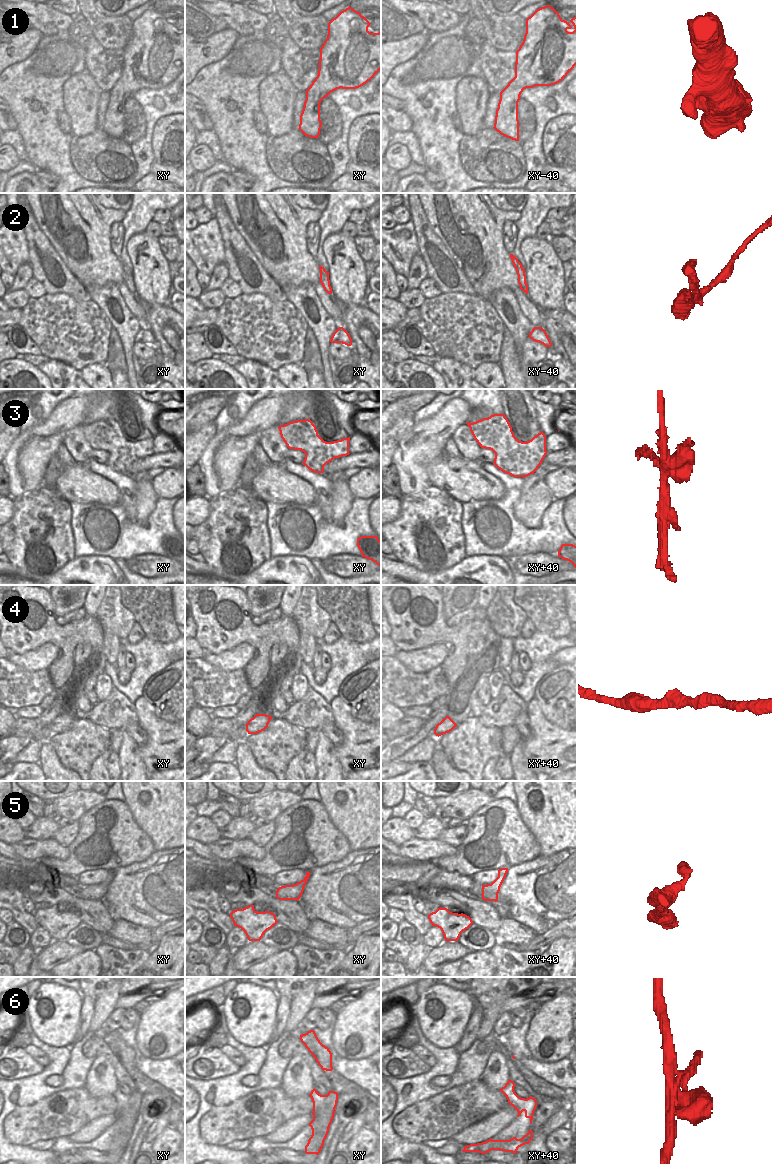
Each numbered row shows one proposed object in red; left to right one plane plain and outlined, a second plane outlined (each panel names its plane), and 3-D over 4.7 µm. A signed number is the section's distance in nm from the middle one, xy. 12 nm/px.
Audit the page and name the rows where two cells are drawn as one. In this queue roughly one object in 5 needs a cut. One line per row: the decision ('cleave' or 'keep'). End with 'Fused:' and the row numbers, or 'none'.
1: keep
2: keep
3: cleave
4: keep
5: keep
6: cleave
Fused: 3, 6

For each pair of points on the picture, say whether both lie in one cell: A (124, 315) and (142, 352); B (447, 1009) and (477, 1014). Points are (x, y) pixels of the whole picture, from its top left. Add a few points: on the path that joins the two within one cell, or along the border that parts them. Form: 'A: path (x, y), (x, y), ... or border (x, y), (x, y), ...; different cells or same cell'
A: border (134, 342), (133, 353), (144, 361); different cells
B: border (473, 1009), (462, 1035); different cells

